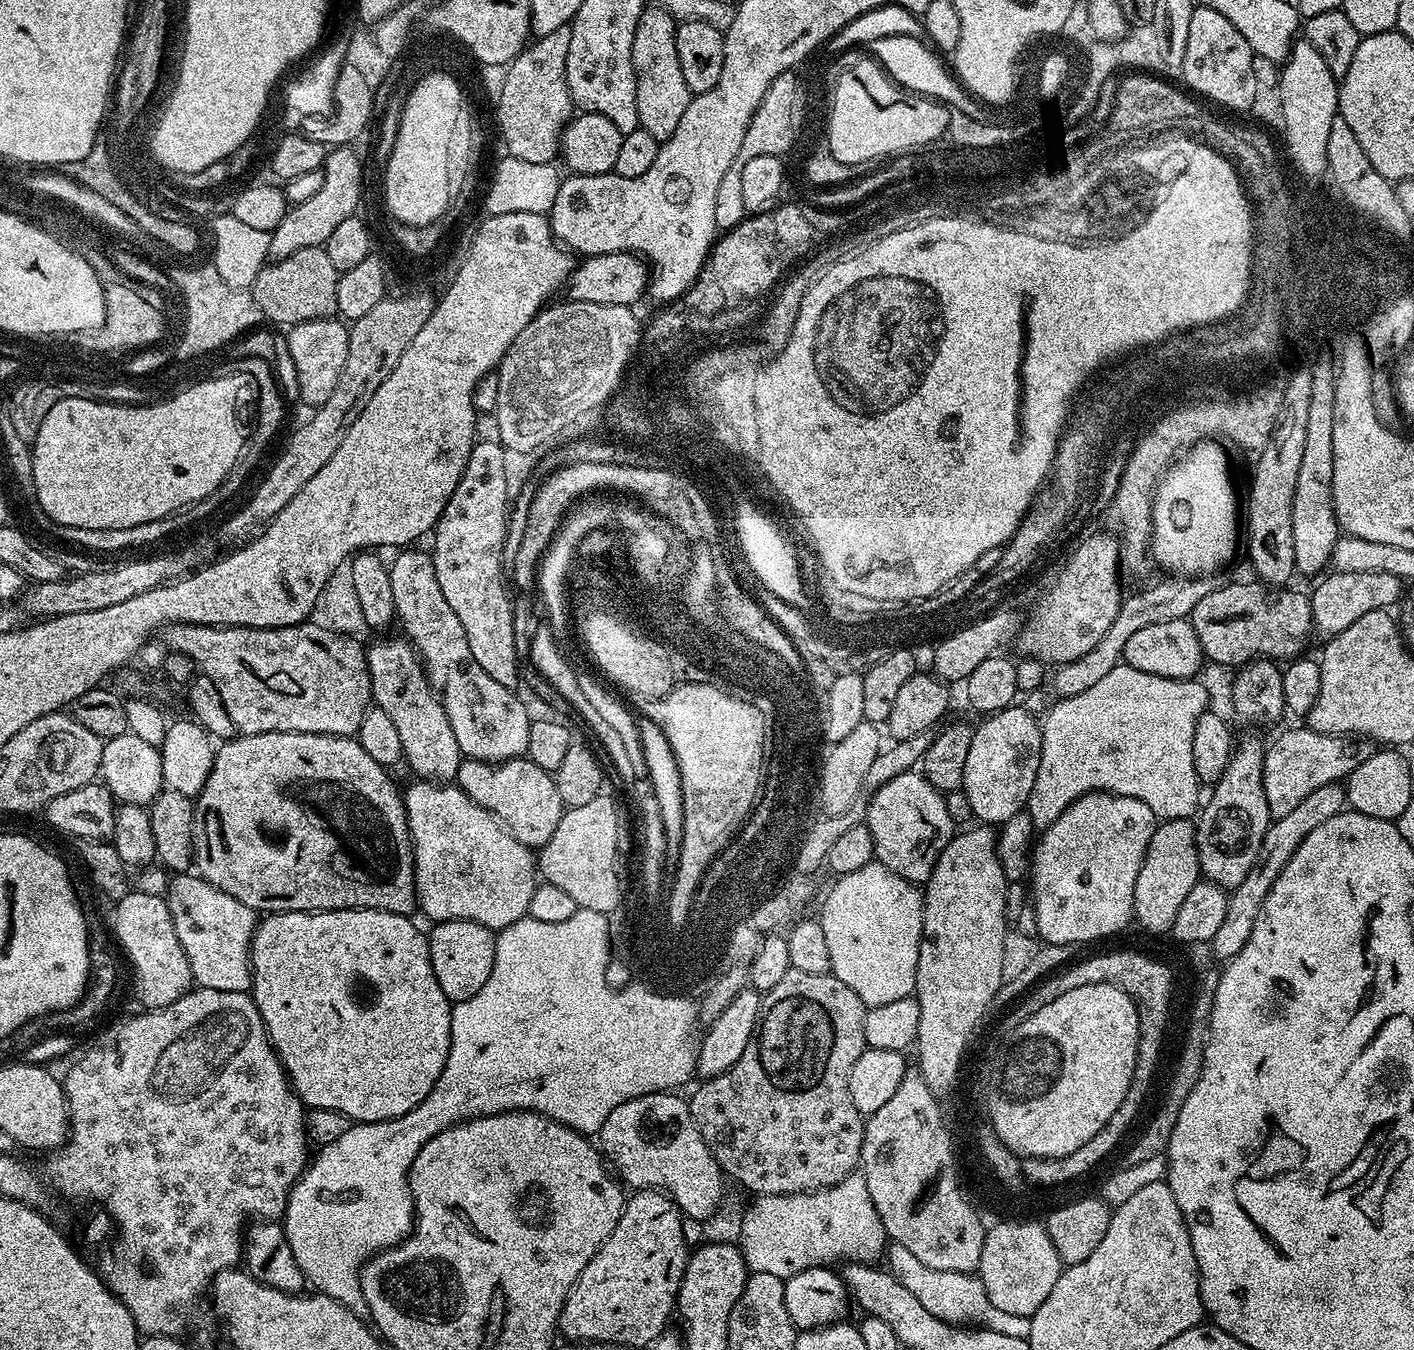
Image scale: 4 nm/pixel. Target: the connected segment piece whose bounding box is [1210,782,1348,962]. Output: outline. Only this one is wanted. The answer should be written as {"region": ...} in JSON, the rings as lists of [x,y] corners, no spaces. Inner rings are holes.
{"region":[[[1343,783],[1318,786],[1318,790],[1312,791],[1297,808],[1290,810],[1290,814],[1286,814],[1286,818],[1278,818],[1268,825],[1266,838],[1262,838],[1262,846],[1258,850],[1258,858],[1254,858],[1254,866],[1250,866],[1246,878],[1242,878],[1242,882],[1238,882],[1238,886],[1231,889],[1226,918],[1223,919],[1218,934],[1214,934],[1214,938],[1210,942],[1210,949],[1212,948],[1213,954],[1220,959],[1220,962],[1234,959],[1238,950],[1242,950],[1242,946],[1246,946],[1246,942],[1250,939],[1250,933],[1254,931],[1254,922],[1258,922],[1258,914],[1266,902],[1266,894],[1270,894],[1270,886],[1274,886],[1278,874],[1282,874],[1282,870],[1286,868],[1286,862],[1290,862],[1294,850],[1298,850],[1298,846],[1302,846],[1302,838],[1306,838],[1306,834],[1310,834],[1310,830],[1322,826],[1322,822],[1345,811],[1347,803],[1348,794]]]}

